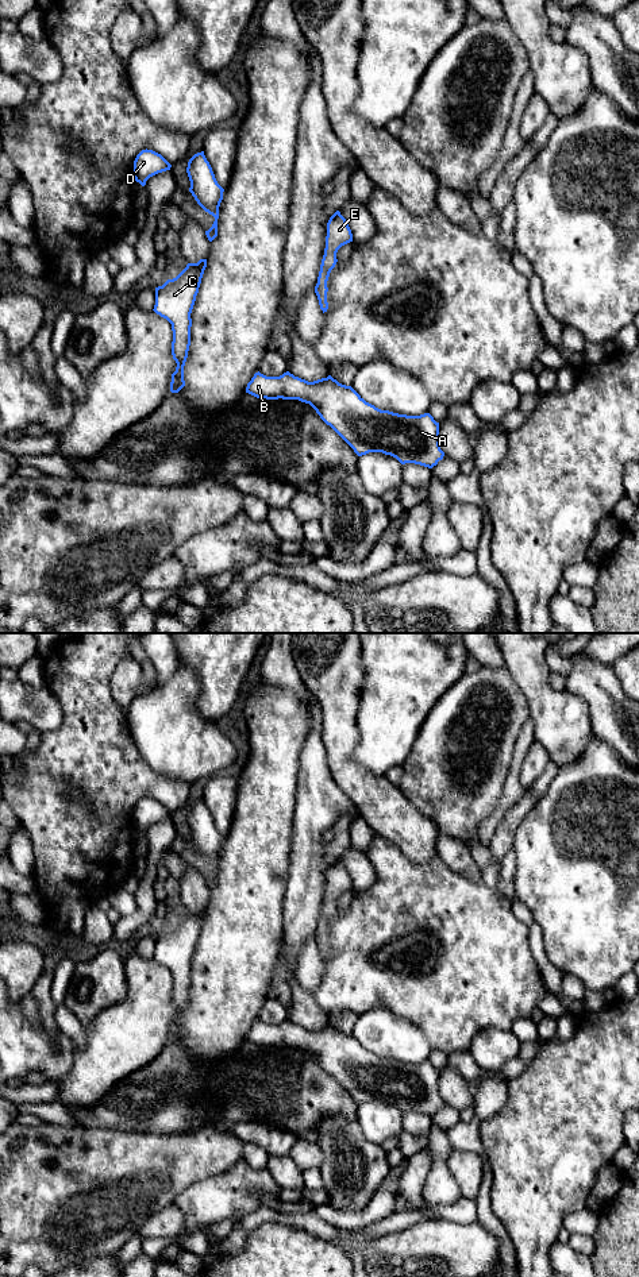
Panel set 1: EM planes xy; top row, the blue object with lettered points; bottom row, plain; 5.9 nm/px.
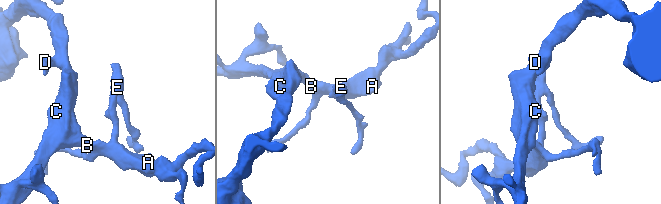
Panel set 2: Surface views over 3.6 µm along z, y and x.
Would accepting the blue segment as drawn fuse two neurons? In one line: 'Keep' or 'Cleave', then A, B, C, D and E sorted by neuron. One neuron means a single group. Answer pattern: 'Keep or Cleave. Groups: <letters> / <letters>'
Keep. Groups: A B C D E

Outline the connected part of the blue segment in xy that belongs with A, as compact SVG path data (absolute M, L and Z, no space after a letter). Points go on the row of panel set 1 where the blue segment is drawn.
M258 371L247 383L246 393L257 398L309 404L358 456L382 452L401 464L428 468L444 456L439 445L439 423L430 413L407 416L381 410L331 375L308 382L289 371L280 377Z

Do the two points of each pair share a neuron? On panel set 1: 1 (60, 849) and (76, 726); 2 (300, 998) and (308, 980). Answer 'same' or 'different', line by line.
1: same
2: different

